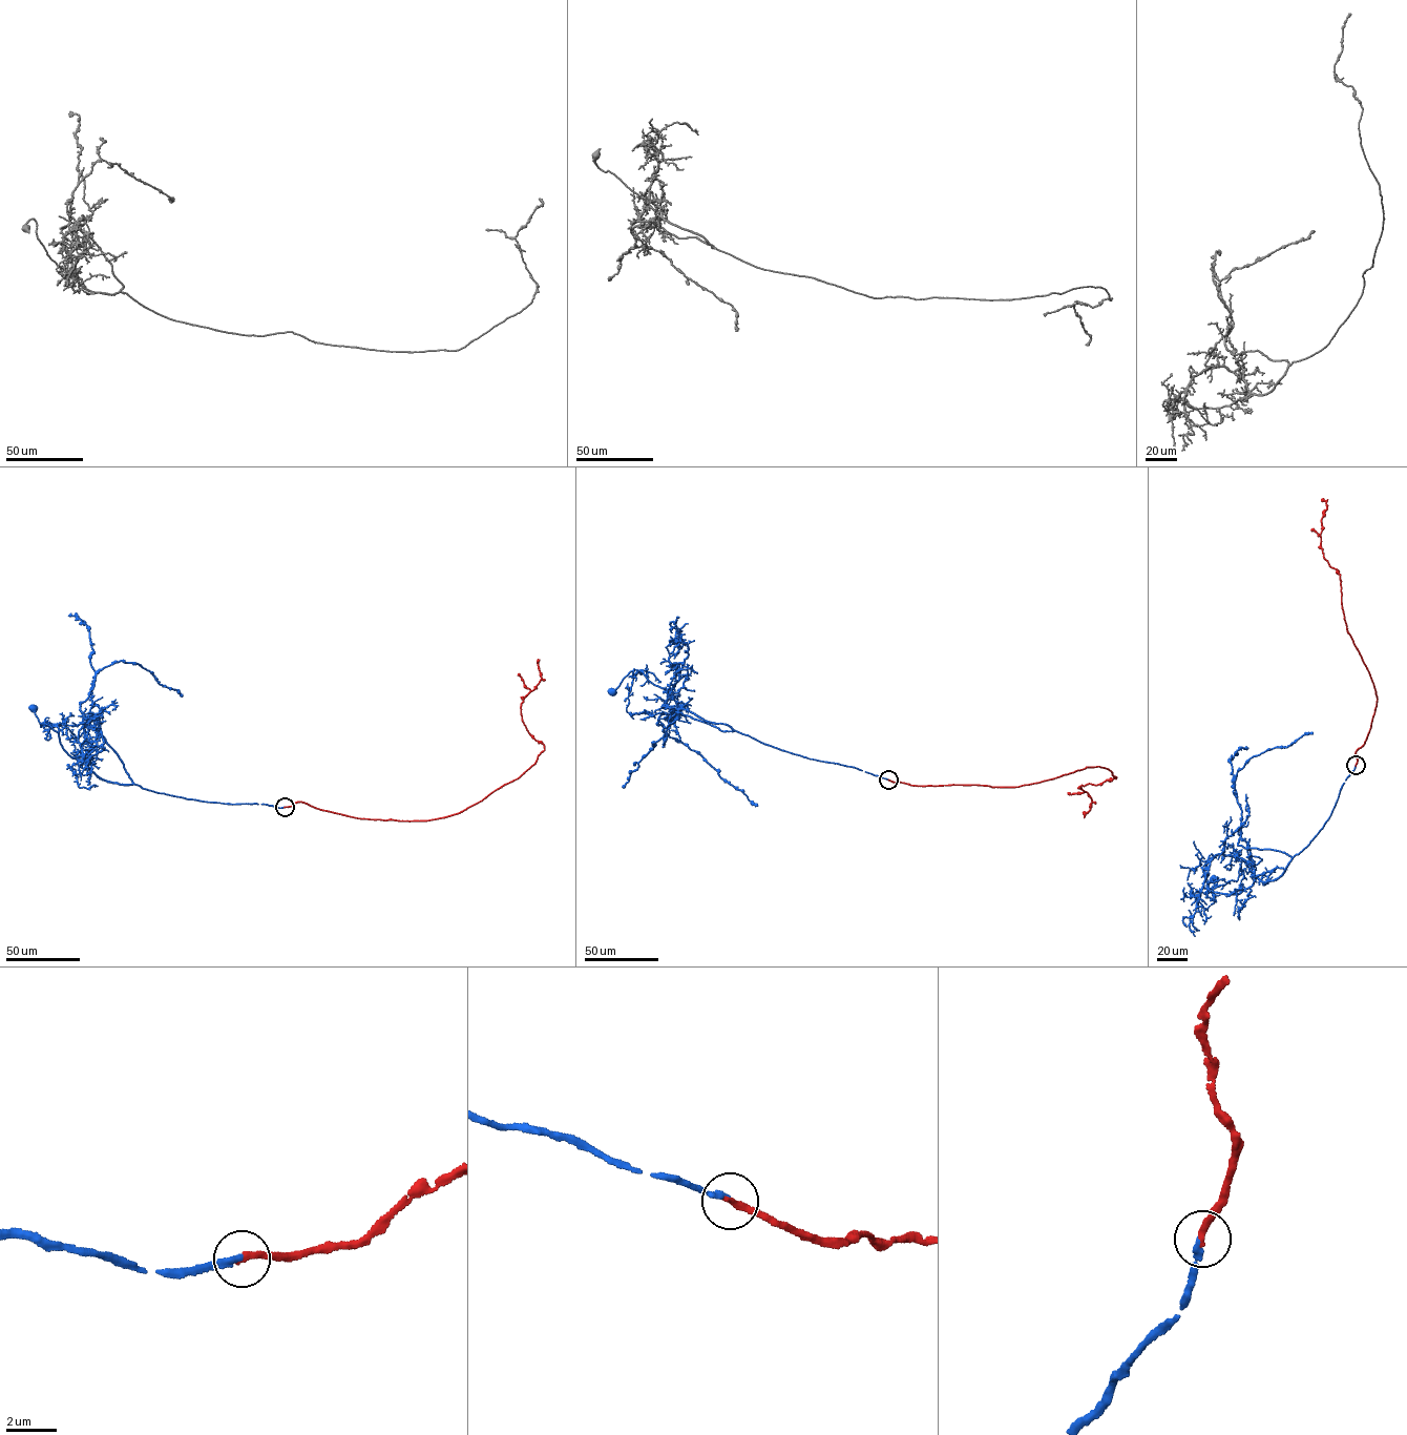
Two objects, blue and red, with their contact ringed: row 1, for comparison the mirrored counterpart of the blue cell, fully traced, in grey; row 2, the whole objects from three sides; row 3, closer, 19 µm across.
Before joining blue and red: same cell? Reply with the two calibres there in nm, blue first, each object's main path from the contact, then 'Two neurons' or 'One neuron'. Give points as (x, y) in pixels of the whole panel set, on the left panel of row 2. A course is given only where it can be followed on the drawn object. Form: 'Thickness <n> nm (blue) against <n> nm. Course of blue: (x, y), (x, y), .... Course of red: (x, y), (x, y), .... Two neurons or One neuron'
Thickness 220 nm (blue) against 280 nm. Course of blue: (285, 807), (198, 801), (107, 782), (91, 772), (84, 757), (67, 754), (59, 734), (39, 722), (34, 708). Course of red: (285, 807), (412, 822), (480, 802), (544, 750), (521, 709), (541, 679), (539, 659). One neuron

